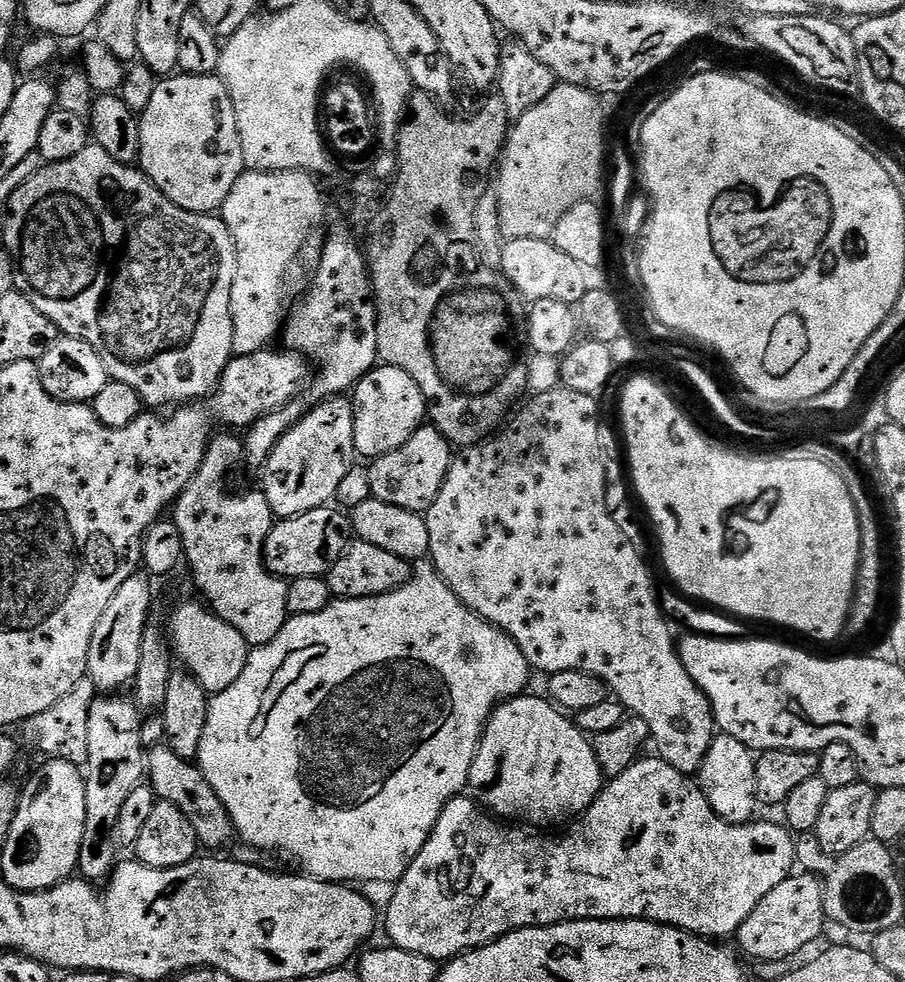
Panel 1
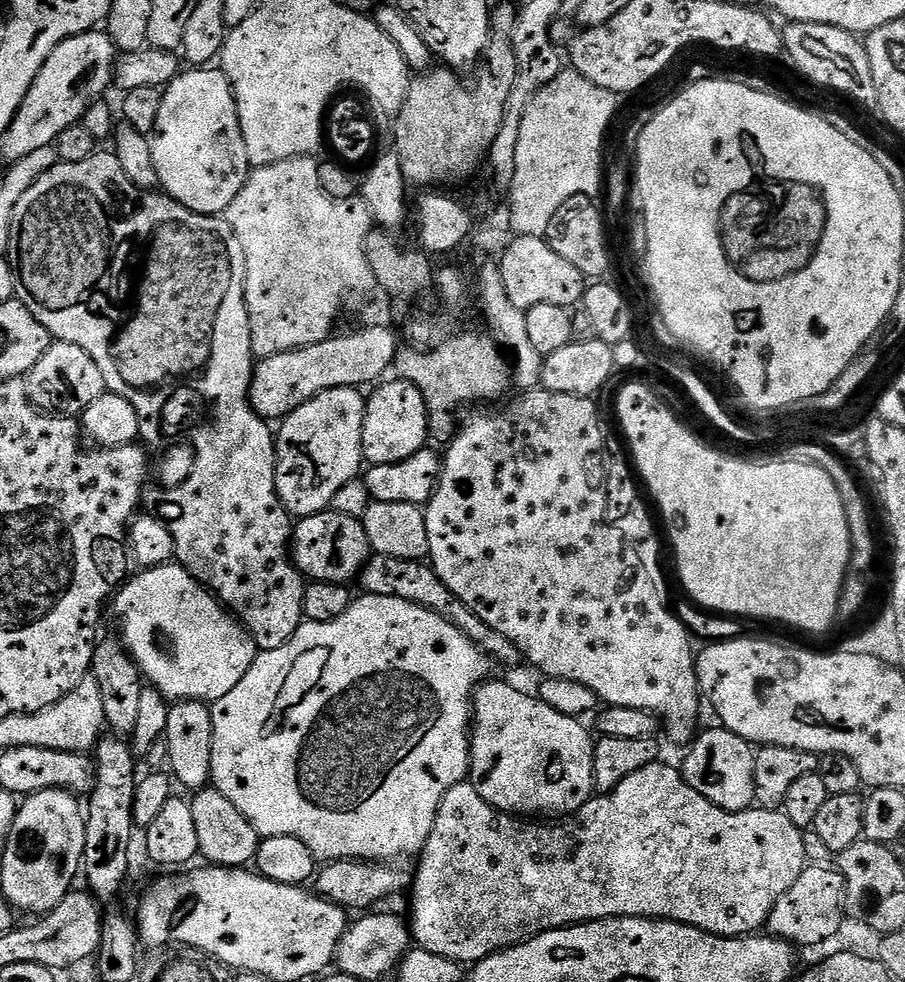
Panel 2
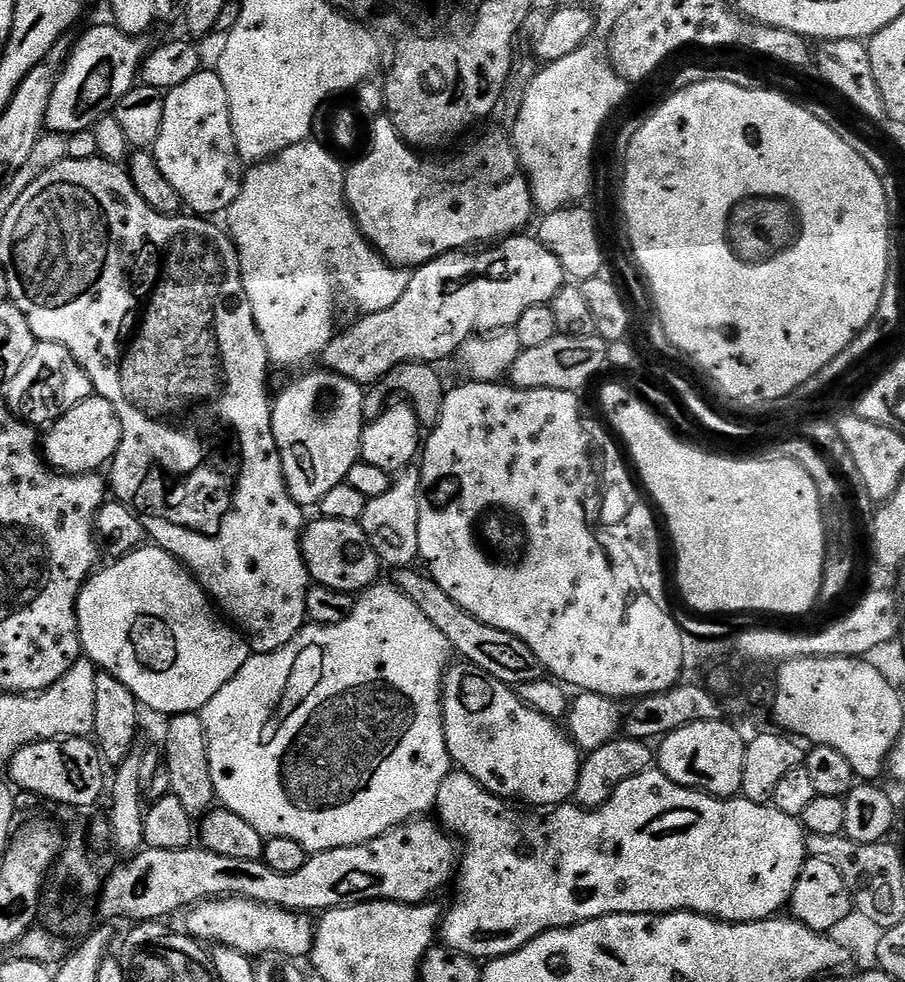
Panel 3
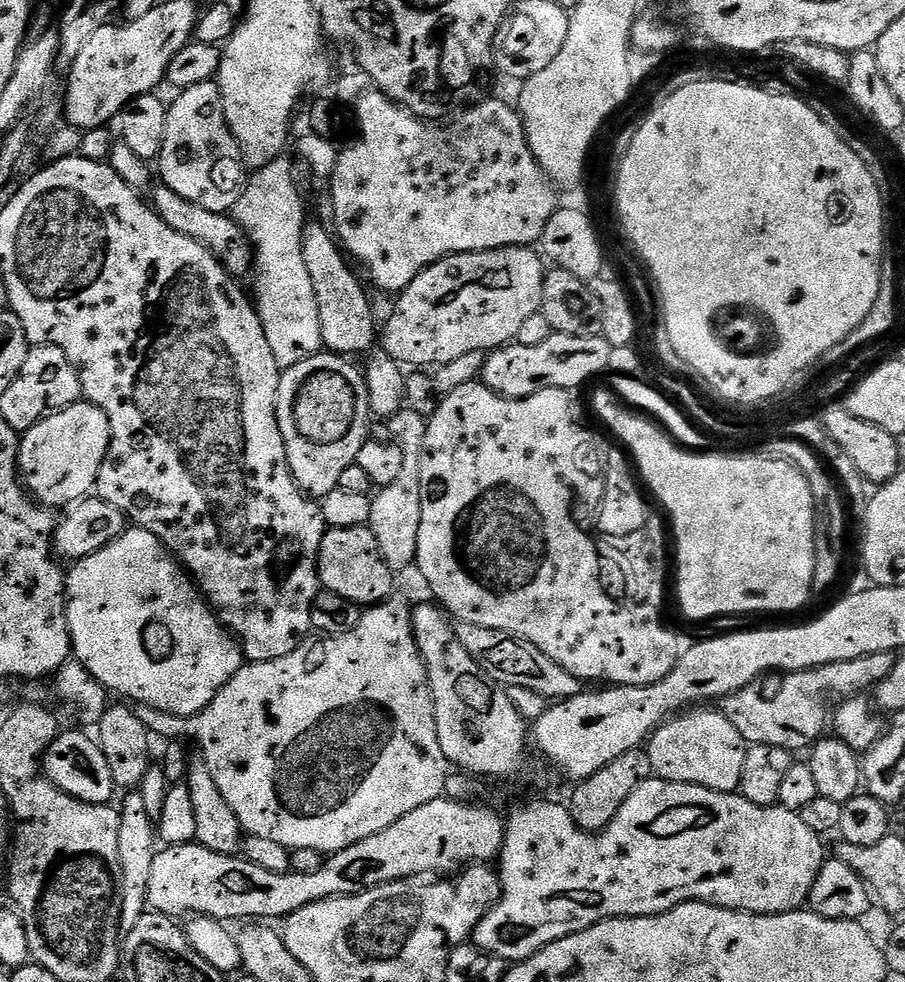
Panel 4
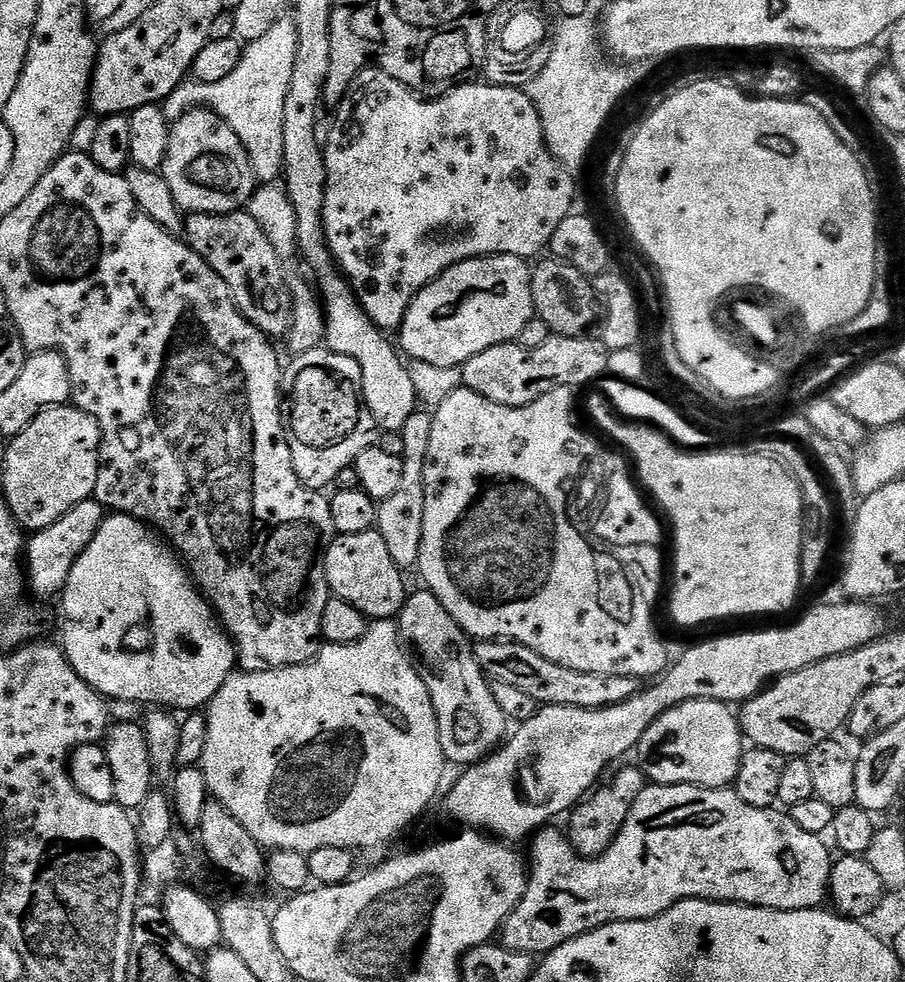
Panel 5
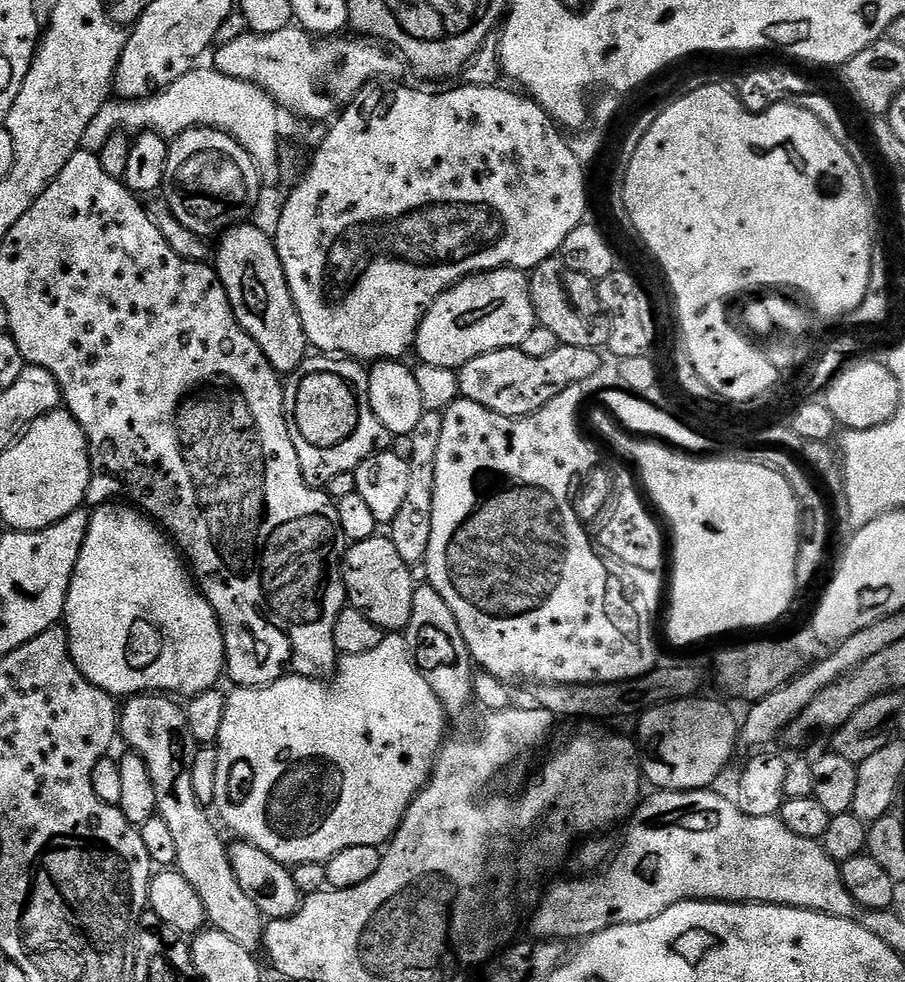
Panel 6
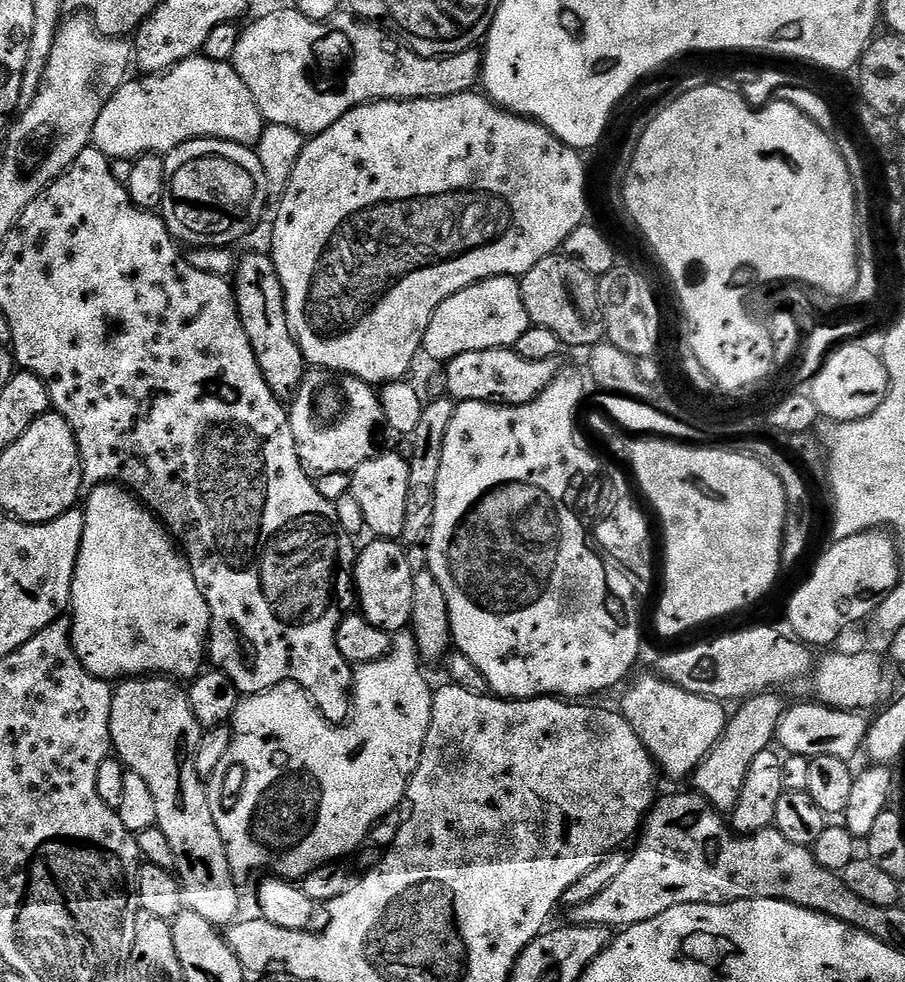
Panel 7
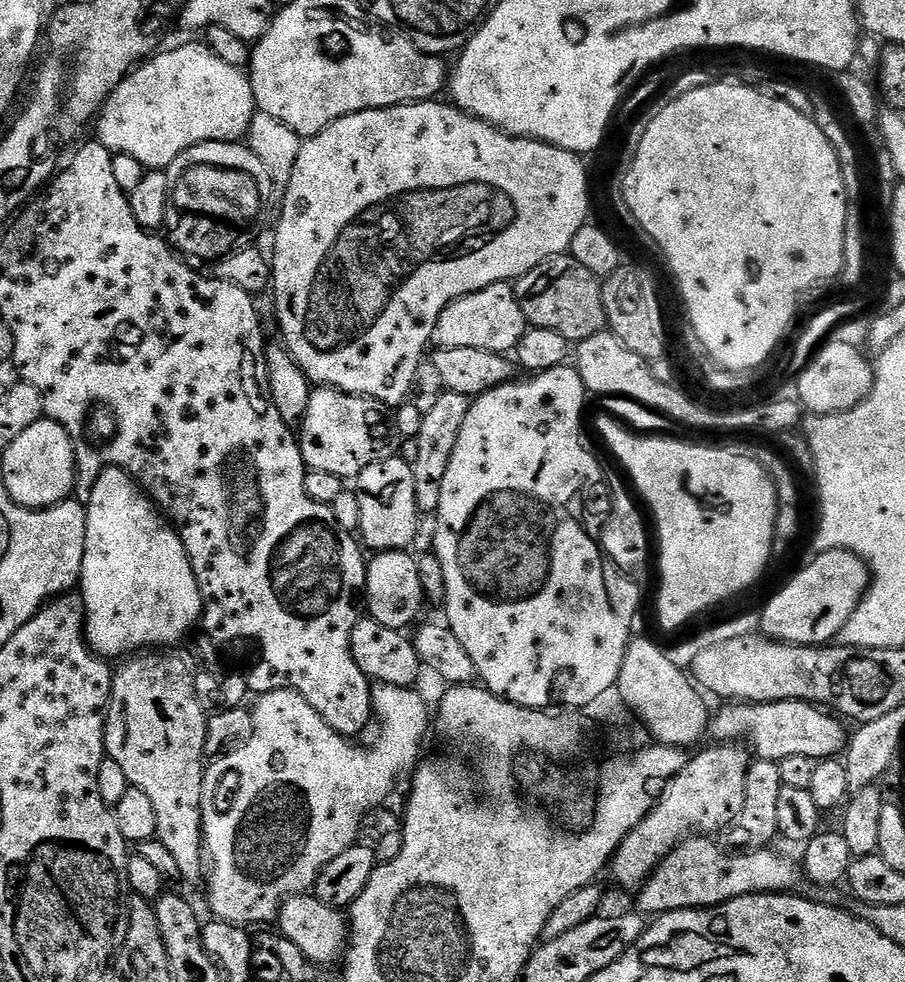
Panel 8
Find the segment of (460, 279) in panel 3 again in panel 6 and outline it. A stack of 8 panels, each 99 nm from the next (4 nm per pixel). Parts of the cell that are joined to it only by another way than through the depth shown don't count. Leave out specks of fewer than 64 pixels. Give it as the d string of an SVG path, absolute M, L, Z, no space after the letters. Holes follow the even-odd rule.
M492 268L488 272L478 272L471 276L465 276L457 284L453 284L451 288L447 288L434 303L424 310L424 317L416 331L416 342L414 345L414 352L417 352L419 363L429 364L438 368L450 368L459 370L463 364L470 362L470 358L474 358L478 354L486 354L494 350L502 350L503 348L518 348L522 342L522 338L526 338L526 334L530 334L530 330L535 328L538 321L536 318L536 311L532 305L532 299L528 293L528 276L523 271L515 268Z

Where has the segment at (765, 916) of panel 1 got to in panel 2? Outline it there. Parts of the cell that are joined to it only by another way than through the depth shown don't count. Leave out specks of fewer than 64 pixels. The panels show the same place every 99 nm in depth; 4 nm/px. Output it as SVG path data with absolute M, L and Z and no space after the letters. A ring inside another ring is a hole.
M805 867L769 910L766 921L767 935L775 936L778 940L786 940L793 946L822 942L824 938L834 935L846 919L842 907L843 886L844 879L835 867Z

